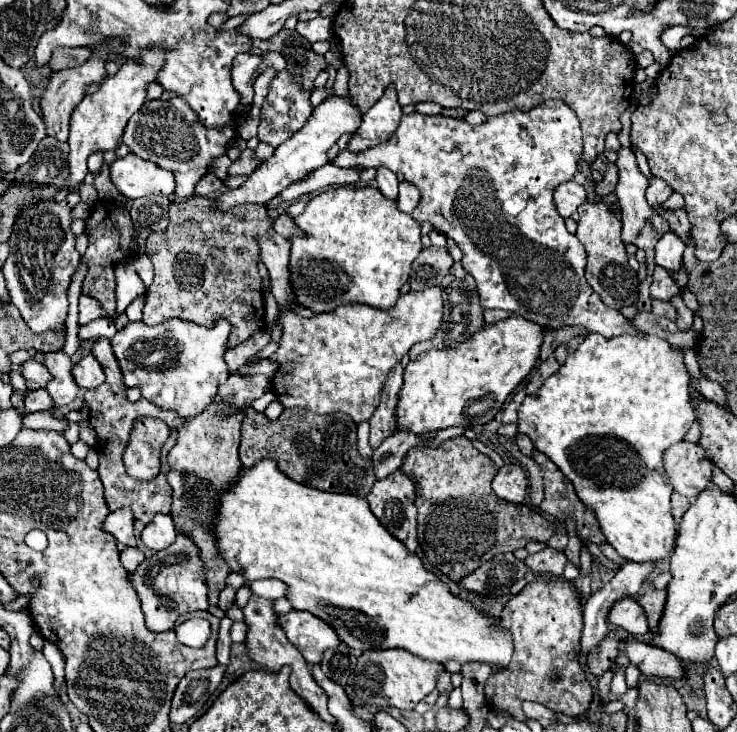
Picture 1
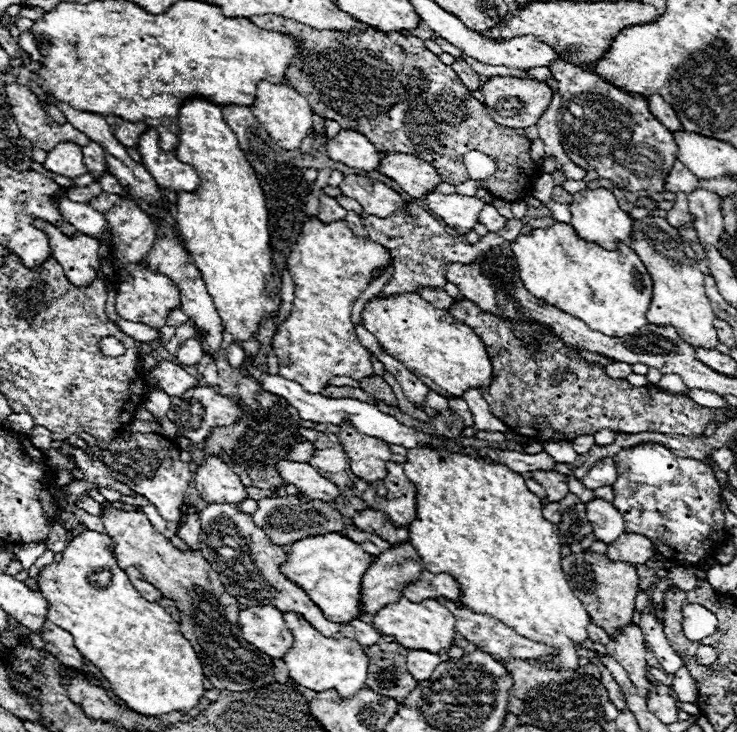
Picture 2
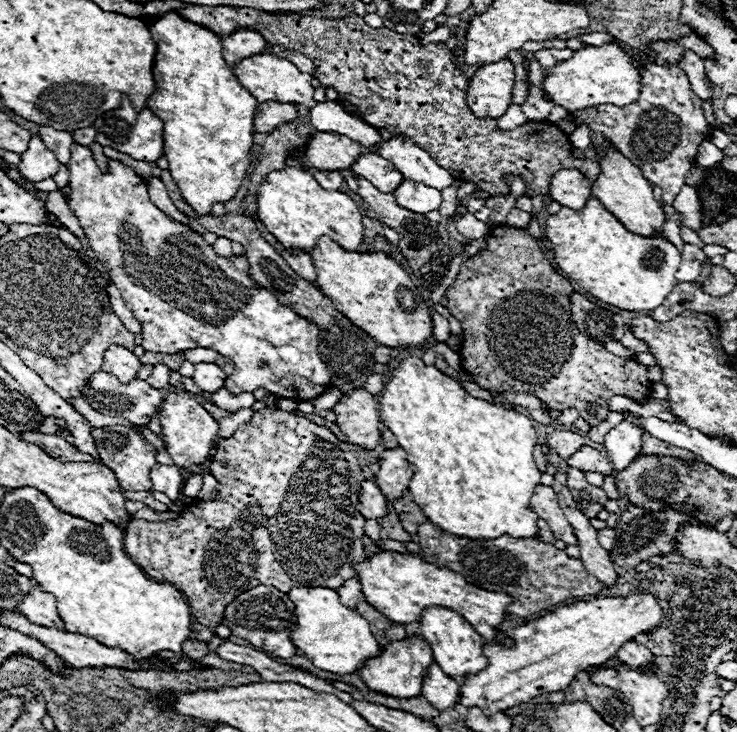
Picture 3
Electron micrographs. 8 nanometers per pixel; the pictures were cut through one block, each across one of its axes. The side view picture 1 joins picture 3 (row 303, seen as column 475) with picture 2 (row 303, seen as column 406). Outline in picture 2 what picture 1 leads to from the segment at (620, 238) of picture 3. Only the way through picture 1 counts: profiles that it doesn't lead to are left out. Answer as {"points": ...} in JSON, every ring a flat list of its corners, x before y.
{"points":[[554,222,548,228,536,228,528,235,516,238,514,258,520,266,520,278,530,290,530,294,544,298,548,304,560,308,562,312,580,318,592,330,598,330,606,336,622,338,634,334,638,328,648,324,646,312,652,302,652,278,640,256,626,244,618,242,616,250,604,250,596,242,586,242,578,238,570,224]]}

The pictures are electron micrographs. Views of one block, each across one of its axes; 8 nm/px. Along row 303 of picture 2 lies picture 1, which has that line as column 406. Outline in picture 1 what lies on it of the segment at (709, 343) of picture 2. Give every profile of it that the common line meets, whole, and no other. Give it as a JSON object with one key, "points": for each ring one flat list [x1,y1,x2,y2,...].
{"points":[[400,648,368,650,358,658,354,672,348,676,346,694,354,706,396,706,400,710,414,710,414,706,436,688,438,676,444,672,446,668,442,664,422,660]]}

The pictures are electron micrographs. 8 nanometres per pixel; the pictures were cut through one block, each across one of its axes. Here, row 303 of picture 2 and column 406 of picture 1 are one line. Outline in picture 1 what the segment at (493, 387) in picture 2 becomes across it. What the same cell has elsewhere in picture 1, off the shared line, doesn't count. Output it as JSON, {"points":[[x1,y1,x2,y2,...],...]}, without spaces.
{"points":[[466,436,452,438,442,442,438,448,428,448,426,444,418,444,408,450,404,462,400,466,416,484,416,506,418,506,418,542,424,550,424,556,430,564,440,568,448,578,460,582,464,576,472,574,480,564,492,560,492,552,514,552,524,548,526,542,538,540,546,542,556,526,540,512,526,504,504,502,492,490,492,478,497,474,496,464,482,452,478,452]]}

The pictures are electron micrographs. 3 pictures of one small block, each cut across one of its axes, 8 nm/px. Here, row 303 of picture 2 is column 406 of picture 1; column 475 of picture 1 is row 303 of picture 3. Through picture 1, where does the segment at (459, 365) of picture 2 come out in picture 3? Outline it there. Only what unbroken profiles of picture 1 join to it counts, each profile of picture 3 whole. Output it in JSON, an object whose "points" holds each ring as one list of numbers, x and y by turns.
{"points":[[320,238,310,258,318,272,316,286,320,286,350,322,366,330,380,346,416,346,432,336,434,324,428,306,420,290,394,258,386,258,386,254,346,252,330,238]]}

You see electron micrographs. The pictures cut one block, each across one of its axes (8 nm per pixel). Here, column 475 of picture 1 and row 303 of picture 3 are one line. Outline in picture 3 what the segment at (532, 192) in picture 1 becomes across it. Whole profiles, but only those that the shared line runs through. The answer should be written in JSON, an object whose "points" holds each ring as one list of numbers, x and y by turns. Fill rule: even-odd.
{"points":[[76,142,72,144,70,186,72,198,68,206,76,212,82,228,86,230,90,248,108,268,110,280,120,290,128,310,142,324,142,348,146,352,176,354,192,348,212,348,234,362,234,374,224,382,232,394,254,392,264,386,278,398,304,400,316,398,328,388,330,372,318,354,316,326,310,326,304,318,282,306,264,288,254,286,246,256,218,256,200,234,186,224,176,222,150,202,144,178,116,160,108,162,108,172,100,172,92,158,92,150],[172,236,180,236,180,242,168,242]]}

